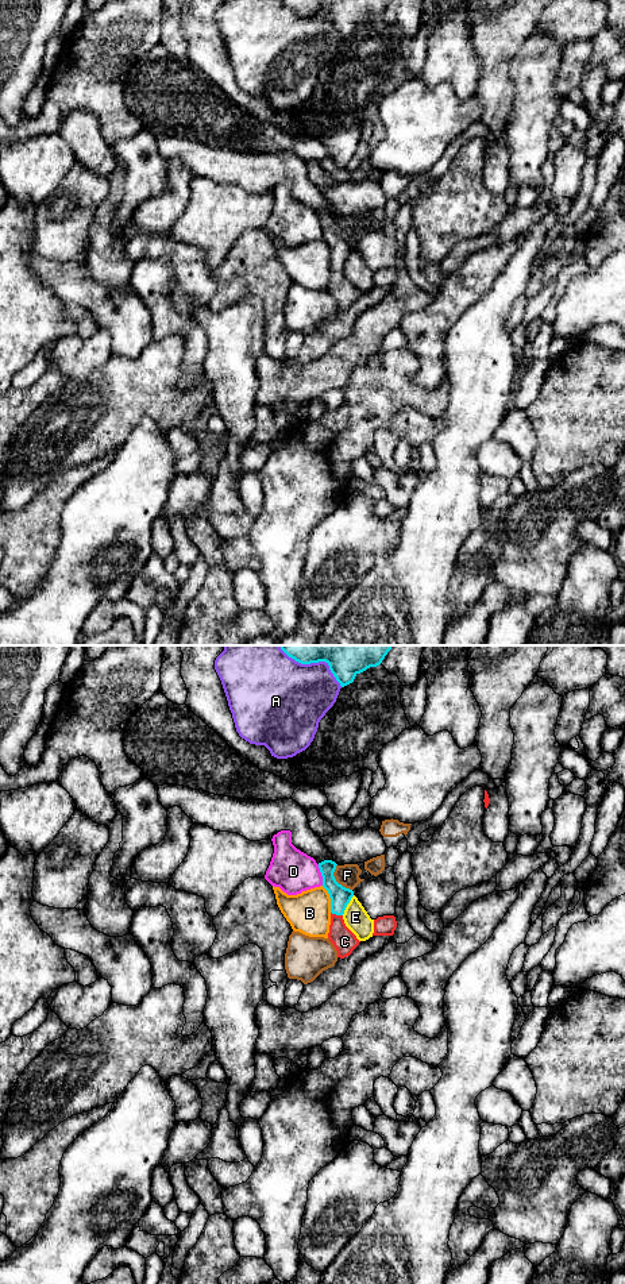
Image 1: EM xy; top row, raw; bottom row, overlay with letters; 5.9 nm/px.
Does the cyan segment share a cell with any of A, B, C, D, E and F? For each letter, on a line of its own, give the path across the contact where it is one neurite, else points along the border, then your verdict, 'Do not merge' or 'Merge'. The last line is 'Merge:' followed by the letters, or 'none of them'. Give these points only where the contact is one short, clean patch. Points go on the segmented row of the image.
A: Do not merge
B: Boundary: xy (321, 886), (328, 894), (331, 912). Do not merge
C: Path across: xy (340, 897), (336, 914), (338, 932), (344, 941). Merge
D: Do not merge
E: Boundary: xy (354, 895), (342, 914). Do not merge
F: Boundary: xy (336, 864), (334, 878), (351, 890). Do not merge
Merge: C

